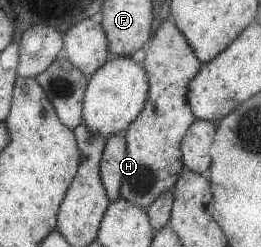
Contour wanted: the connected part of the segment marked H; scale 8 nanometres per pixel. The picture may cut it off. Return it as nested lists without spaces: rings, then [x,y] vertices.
[[[165,18],[144,52],[143,68],[149,83],[144,107],[124,133],[105,138],[99,163],[99,176],[109,203],[120,197],[139,208],[146,208],[161,193],[172,189],[184,170],[179,145],[195,120],[186,101],[187,85],[201,66],[182,32]]]

